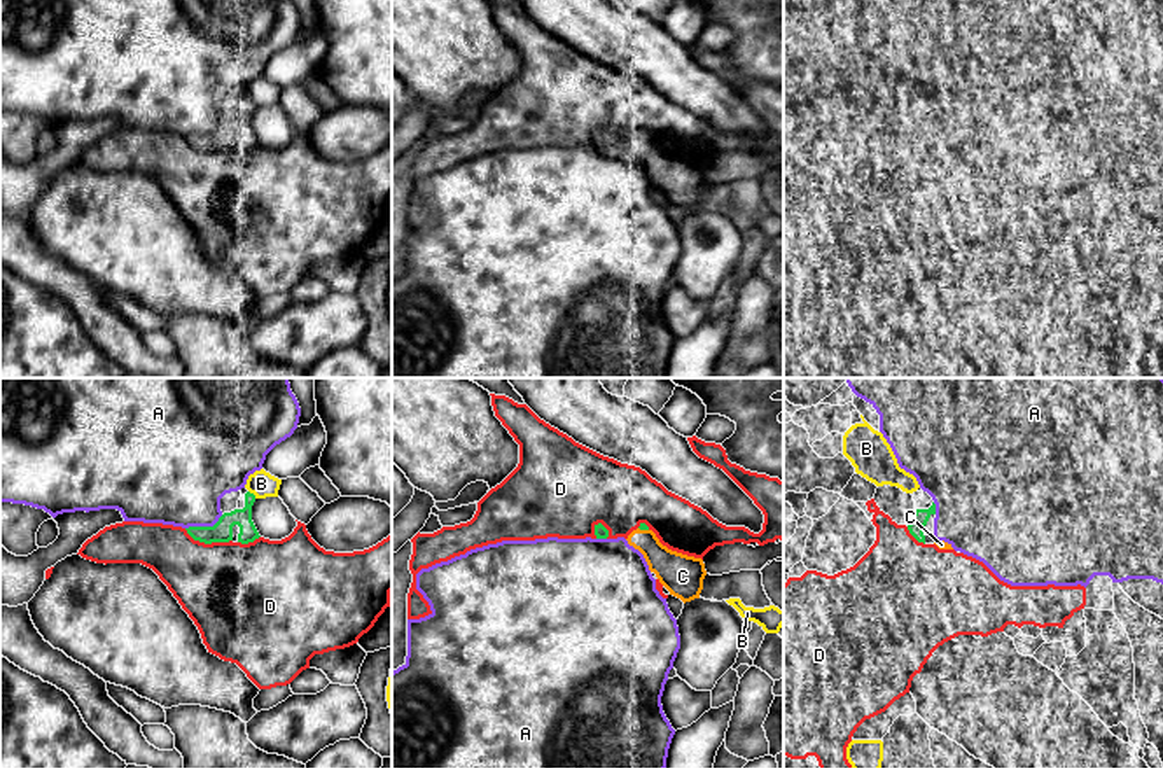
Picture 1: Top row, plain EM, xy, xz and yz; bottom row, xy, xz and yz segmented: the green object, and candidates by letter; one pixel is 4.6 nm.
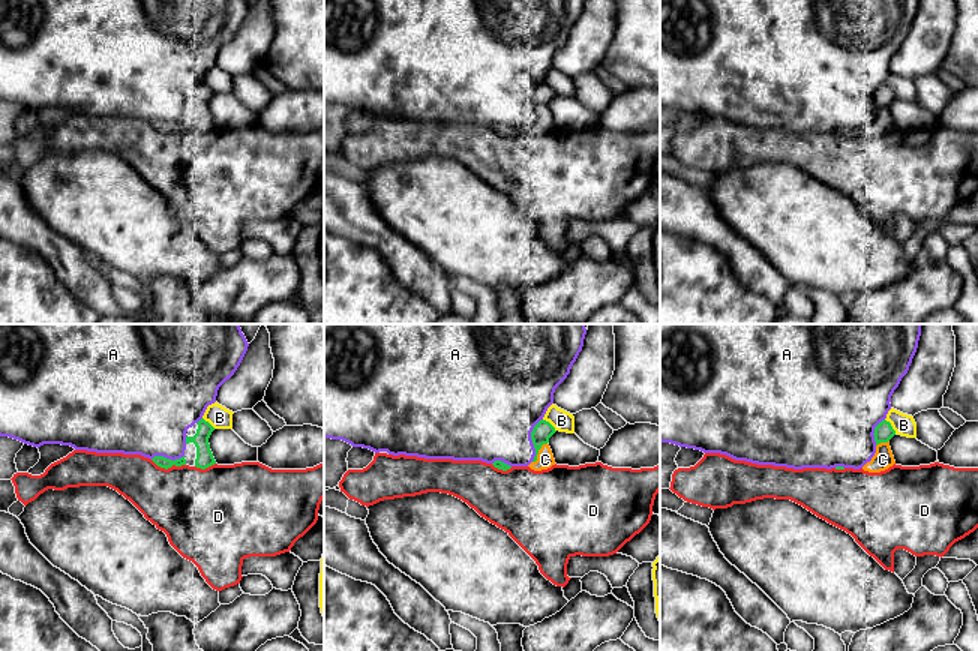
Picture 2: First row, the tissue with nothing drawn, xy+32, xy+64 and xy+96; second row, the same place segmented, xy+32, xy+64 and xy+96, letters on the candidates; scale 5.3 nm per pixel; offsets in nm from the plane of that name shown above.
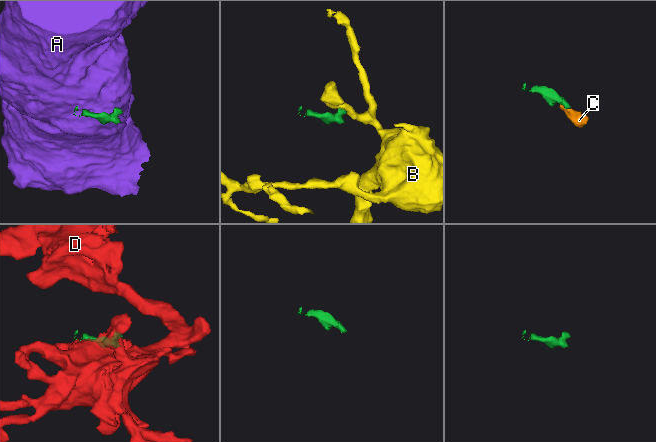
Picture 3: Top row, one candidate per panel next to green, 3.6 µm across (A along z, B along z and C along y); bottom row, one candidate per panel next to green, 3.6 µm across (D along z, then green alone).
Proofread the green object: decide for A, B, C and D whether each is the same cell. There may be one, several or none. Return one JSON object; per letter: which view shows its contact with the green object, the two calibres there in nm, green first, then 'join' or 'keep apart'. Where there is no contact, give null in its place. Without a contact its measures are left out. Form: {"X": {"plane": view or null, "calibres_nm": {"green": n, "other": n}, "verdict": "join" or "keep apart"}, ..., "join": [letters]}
{"A": {"plane": "xy", "calibres_nm": {"green": 100, "other": 420}, "verdict": "keep apart"}, "B": {"plane": "xy", "calibres_nm": {"green": 100, "other": 120}, "verdict": "keep apart"}, "C": {"plane": "xz", "calibres_nm": {"green": 30, "other": 170}, "verdict": "join"}, "D": {"plane": "xy", "calibres_nm": {"green": 100, "other": 440}, "verdict": "keep apart"}, "join": ["C"]}

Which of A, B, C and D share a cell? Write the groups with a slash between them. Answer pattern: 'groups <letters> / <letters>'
groups A / B / C / D

